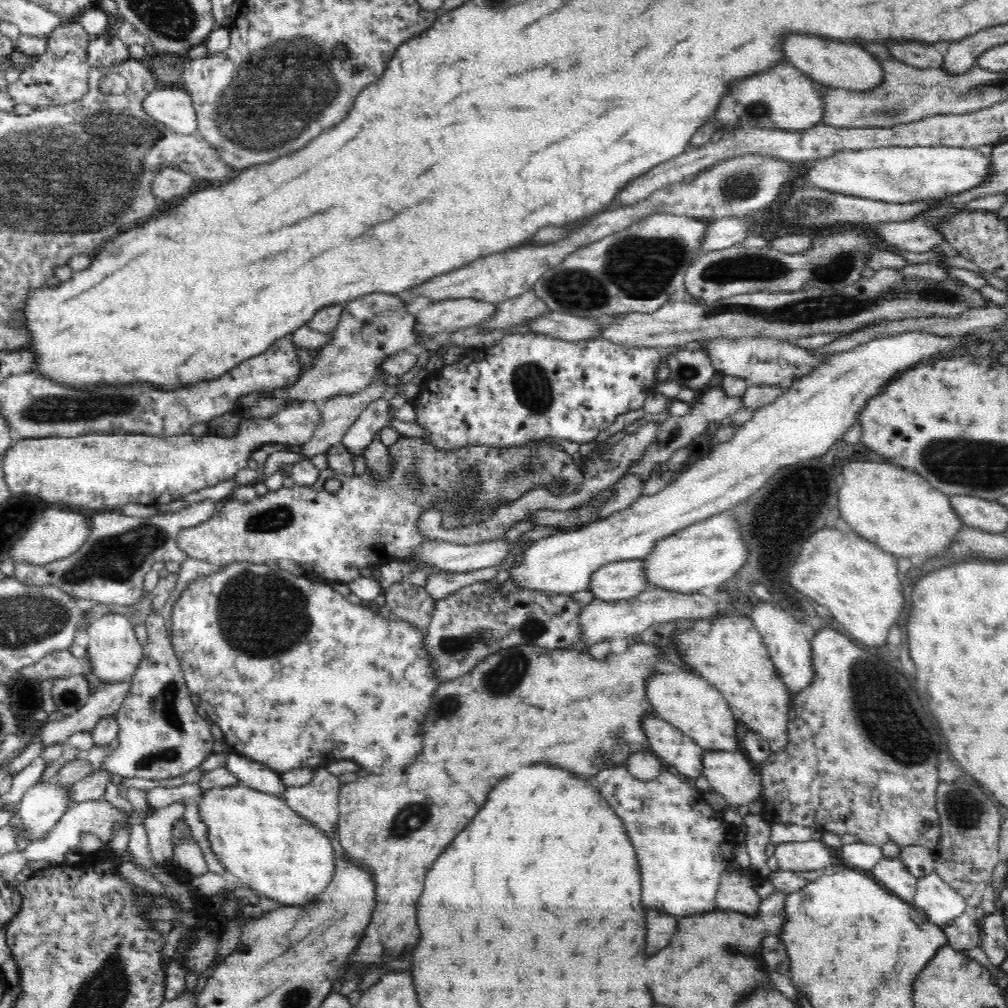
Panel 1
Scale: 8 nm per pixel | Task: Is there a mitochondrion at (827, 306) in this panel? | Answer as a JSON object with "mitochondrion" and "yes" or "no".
{"mitochondrion":"yes"}

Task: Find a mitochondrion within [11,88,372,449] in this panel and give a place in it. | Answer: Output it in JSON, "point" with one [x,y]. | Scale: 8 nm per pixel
{"point":[56,409]}

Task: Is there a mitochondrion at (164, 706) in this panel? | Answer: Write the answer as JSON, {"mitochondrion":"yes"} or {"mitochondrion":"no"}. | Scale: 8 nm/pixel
{"mitochondrion":"yes"}

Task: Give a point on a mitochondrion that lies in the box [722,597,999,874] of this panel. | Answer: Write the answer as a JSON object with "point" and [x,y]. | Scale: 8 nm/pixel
{"point":[960,808]}

